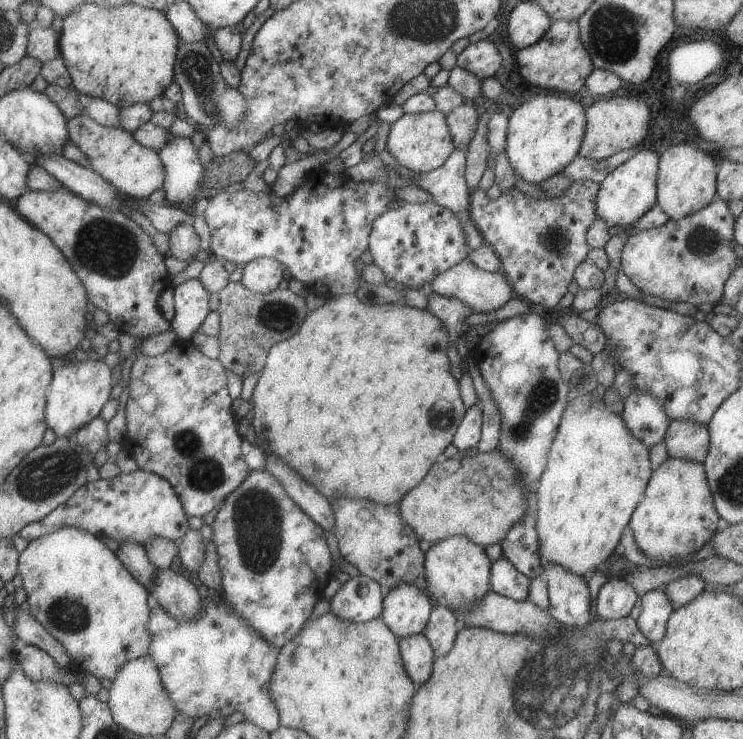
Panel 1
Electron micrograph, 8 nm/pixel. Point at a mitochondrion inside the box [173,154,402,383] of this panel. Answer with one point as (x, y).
(277, 316)

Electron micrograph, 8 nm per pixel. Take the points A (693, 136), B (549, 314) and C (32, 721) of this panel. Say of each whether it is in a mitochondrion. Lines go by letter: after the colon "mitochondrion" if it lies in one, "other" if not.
A: other
B: other
C: other

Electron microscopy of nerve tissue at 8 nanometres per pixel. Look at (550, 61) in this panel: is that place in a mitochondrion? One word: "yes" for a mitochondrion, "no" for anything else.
no

